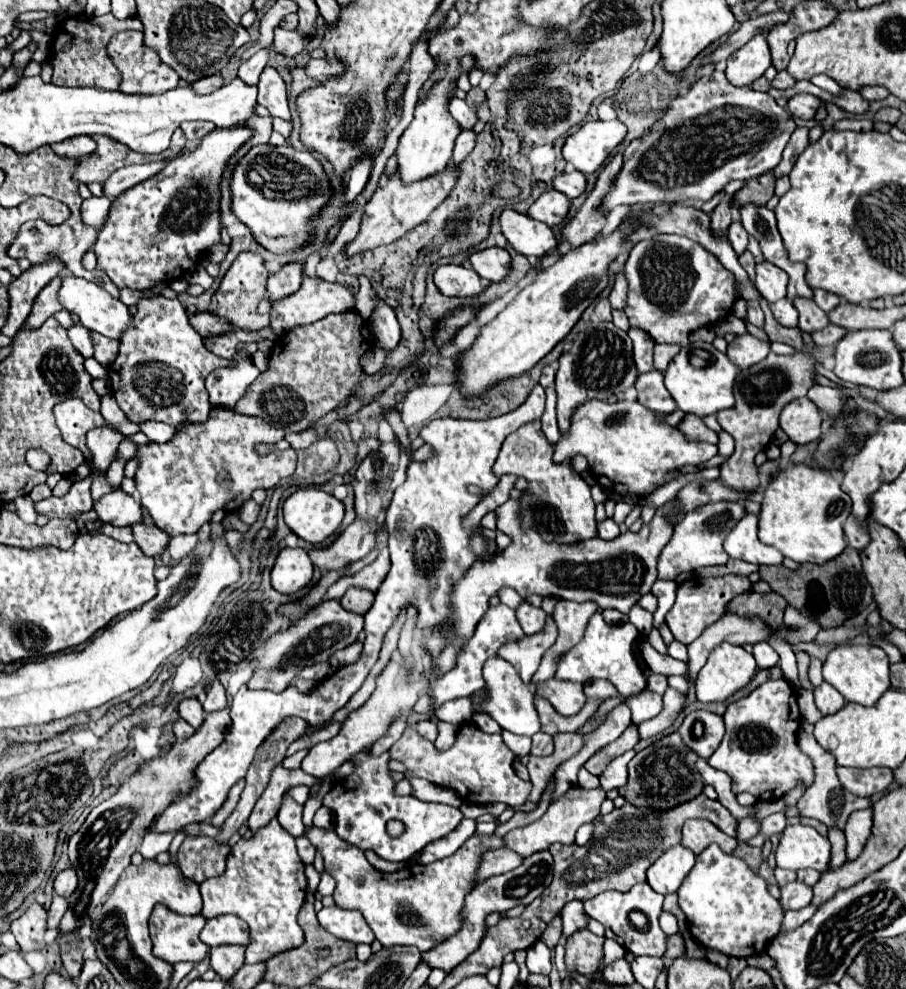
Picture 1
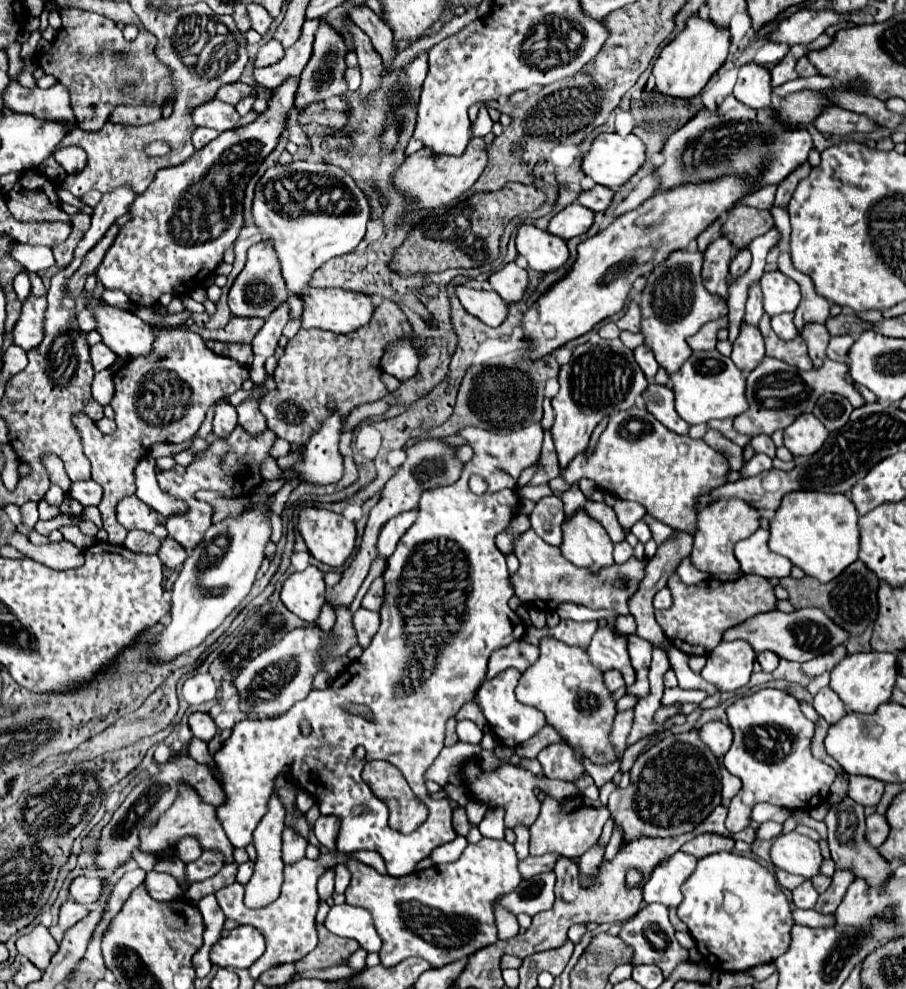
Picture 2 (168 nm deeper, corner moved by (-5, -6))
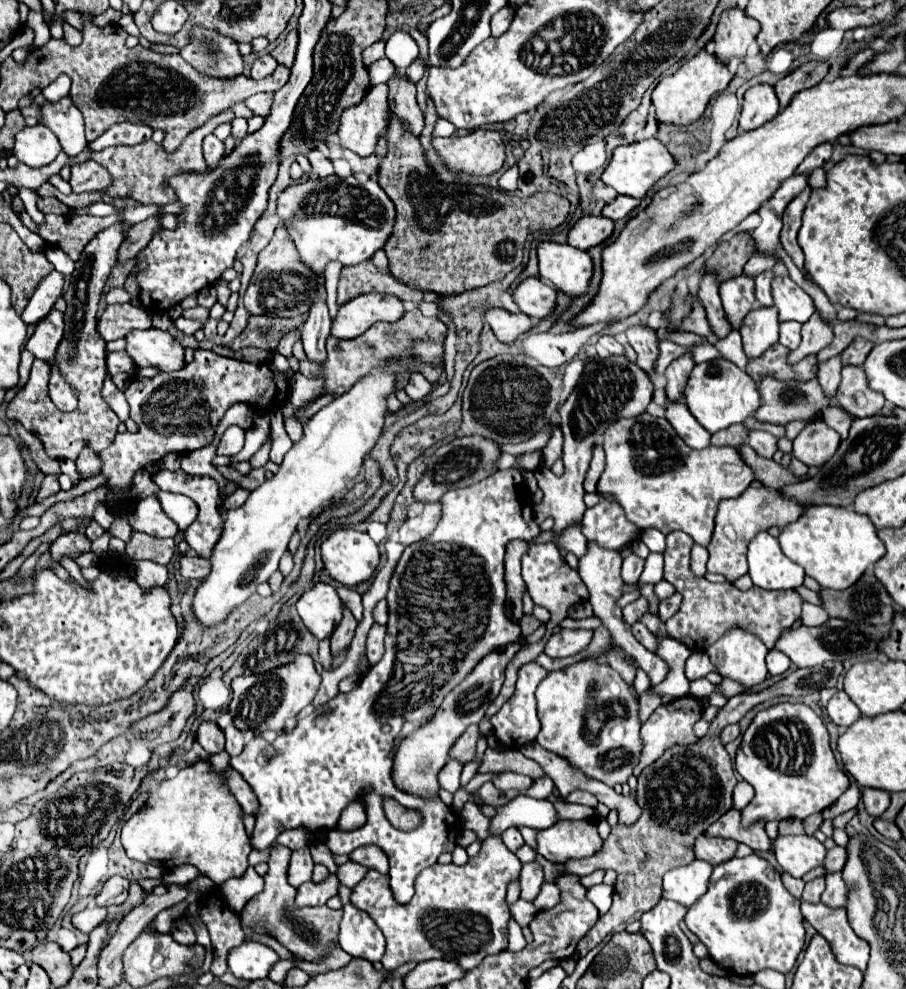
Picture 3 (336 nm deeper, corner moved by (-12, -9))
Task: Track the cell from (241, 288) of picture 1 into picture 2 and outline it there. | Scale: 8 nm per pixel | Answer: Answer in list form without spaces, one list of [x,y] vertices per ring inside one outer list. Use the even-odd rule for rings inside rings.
[[[258,243],[248,249],[248,259],[240,275],[236,277],[234,285],[230,287],[228,307],[230,313],[236,317],[260,317],[266,319],[282,301],[286,301],[288,291],[280,273],[280,263],[270,243]]]

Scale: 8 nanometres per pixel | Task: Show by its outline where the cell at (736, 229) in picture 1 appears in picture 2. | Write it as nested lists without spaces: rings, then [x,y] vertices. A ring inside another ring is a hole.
[[[742,249],[742,253],[736,253],[736,255],[734,255],[734,259],[732,259],[732,263],[730,263],[730,281],[732,281],[734,277],[742,275],[742,273],[750,267],[750,259],[752,259],[752,255],[750,255],[748,249]]]

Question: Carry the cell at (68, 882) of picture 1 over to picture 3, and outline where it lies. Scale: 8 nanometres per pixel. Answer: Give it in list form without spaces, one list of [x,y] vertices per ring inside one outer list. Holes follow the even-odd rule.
[[[113,876],[105,882],[105,886],[101,888],[101,892],[97,894],[95,902],[99,906],[113,906],[113,904],[121,904],[125,902],[127,894],[129,894],[129,880],[123,876]]]

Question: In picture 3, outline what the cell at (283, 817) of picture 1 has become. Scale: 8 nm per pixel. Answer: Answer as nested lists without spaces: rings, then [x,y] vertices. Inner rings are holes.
[[[301,848],[295,850],[289,862],[289,884],[293,888],[299,888],[301,884],[311,880],[311,872],[313,872],[313,860],[309,854],[309,848]]]

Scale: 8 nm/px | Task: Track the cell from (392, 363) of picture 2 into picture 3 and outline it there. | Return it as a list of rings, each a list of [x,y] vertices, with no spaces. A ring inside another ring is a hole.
[[[413,374],[409,384],[405,386],[405,392],[411,400],[423,400],[431,392],[431,384],[423,378],[423,374]]]

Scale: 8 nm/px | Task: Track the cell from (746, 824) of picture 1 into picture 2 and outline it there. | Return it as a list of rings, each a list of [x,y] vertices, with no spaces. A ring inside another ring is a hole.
[[[766,821],[766,823],[760,823],[758,831],[756,831],[756,837],[758,839],[774,839],[782,833],[782,825],[780,823],[774,823],[774,821]]]

